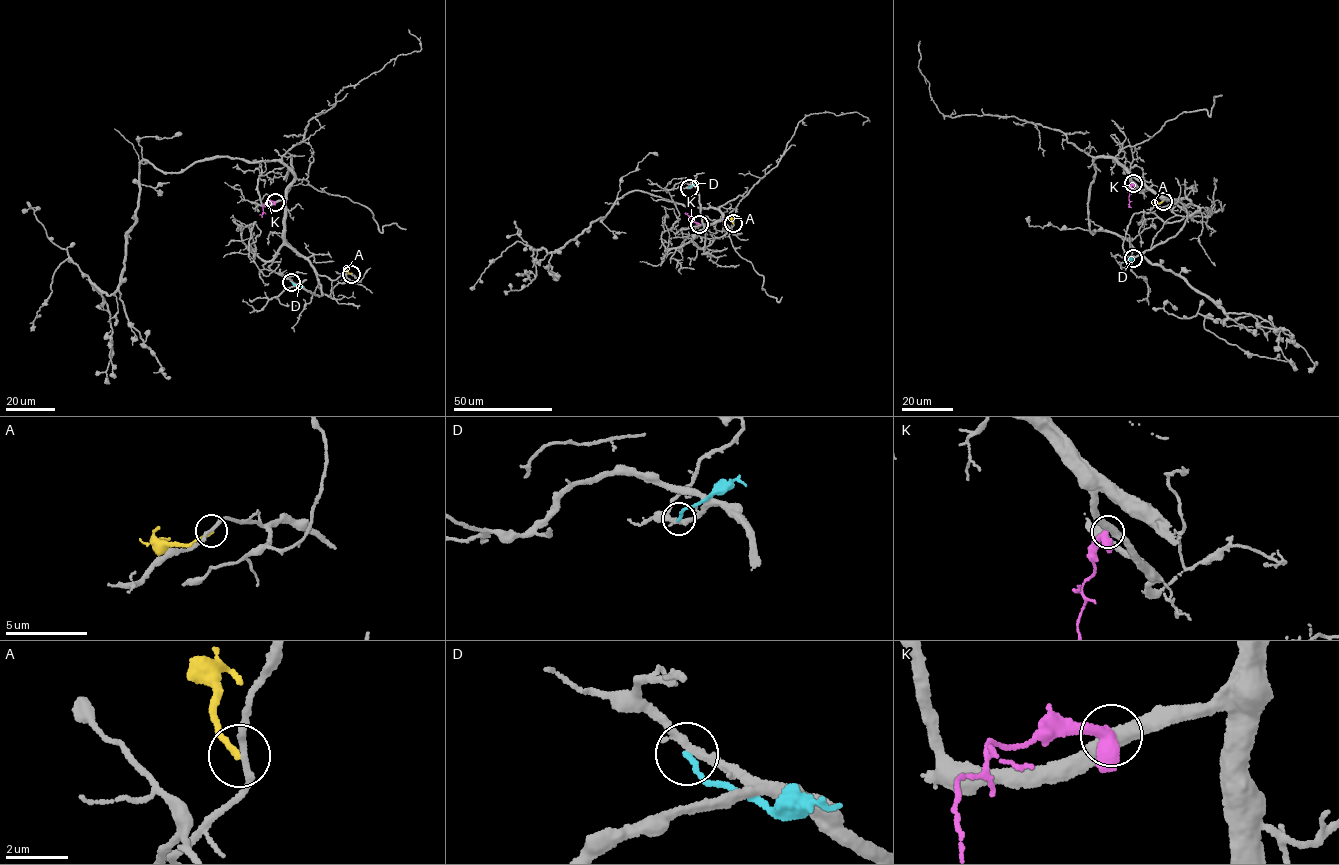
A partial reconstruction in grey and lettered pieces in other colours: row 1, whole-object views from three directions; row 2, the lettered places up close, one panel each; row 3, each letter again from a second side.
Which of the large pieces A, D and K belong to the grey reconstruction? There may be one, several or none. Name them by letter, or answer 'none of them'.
none of them

